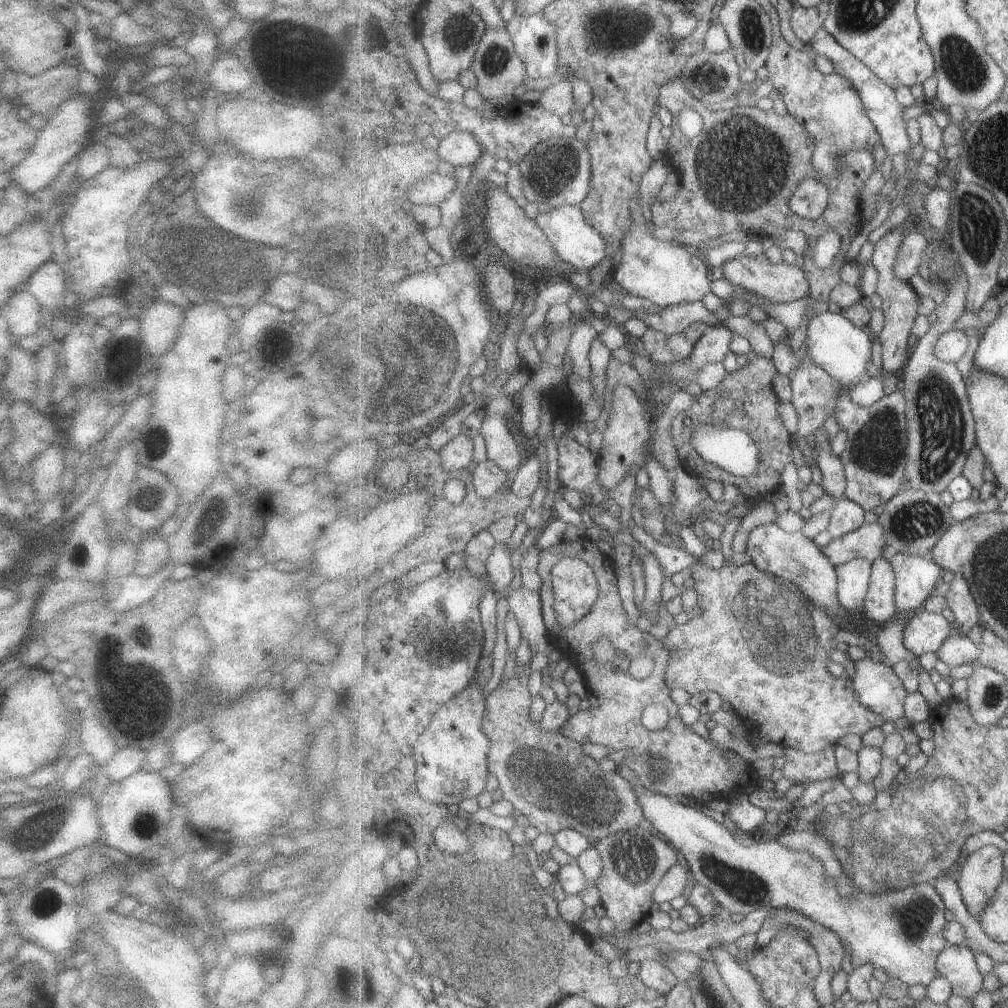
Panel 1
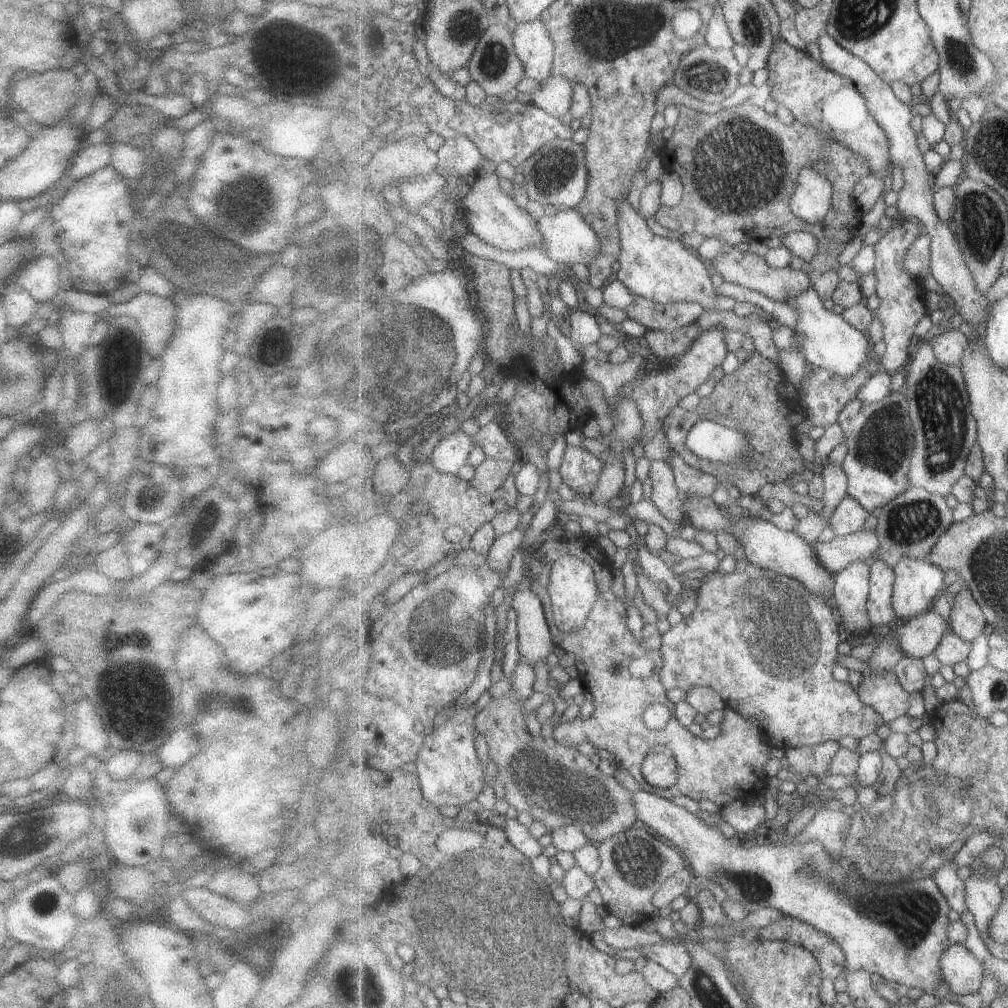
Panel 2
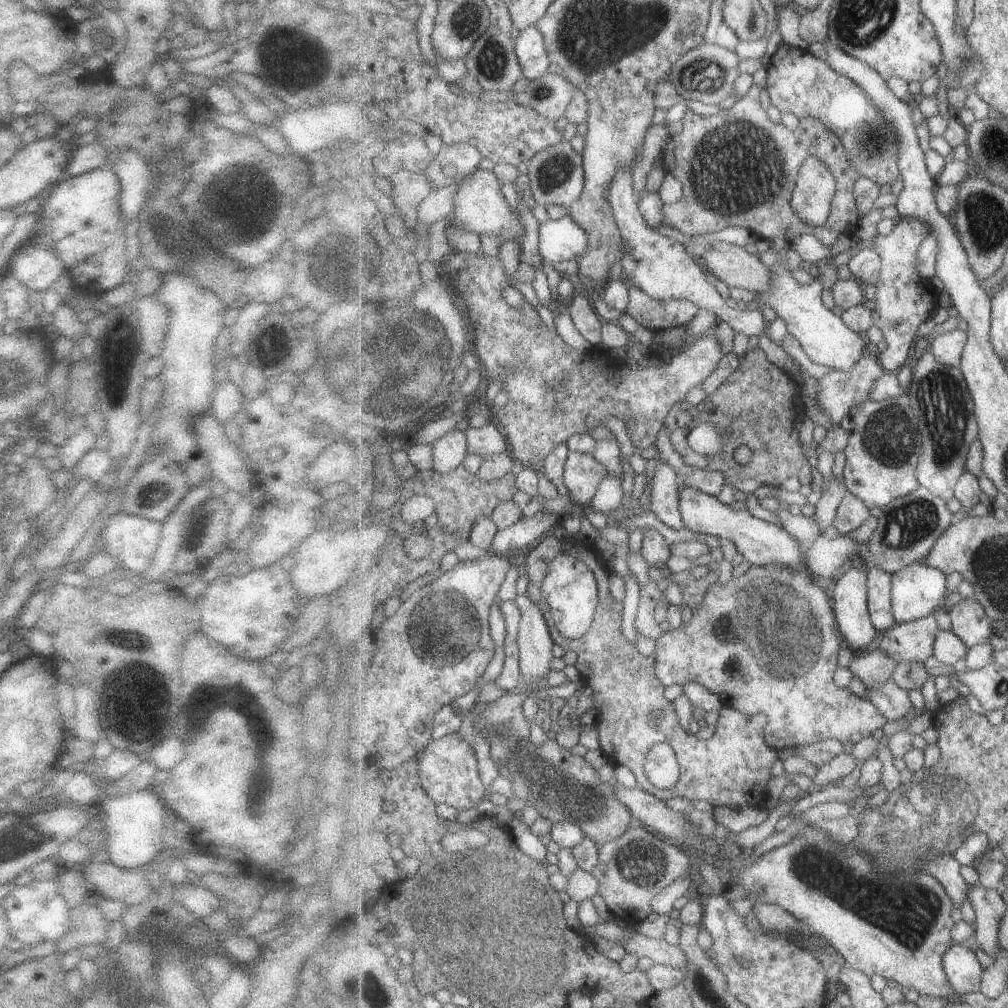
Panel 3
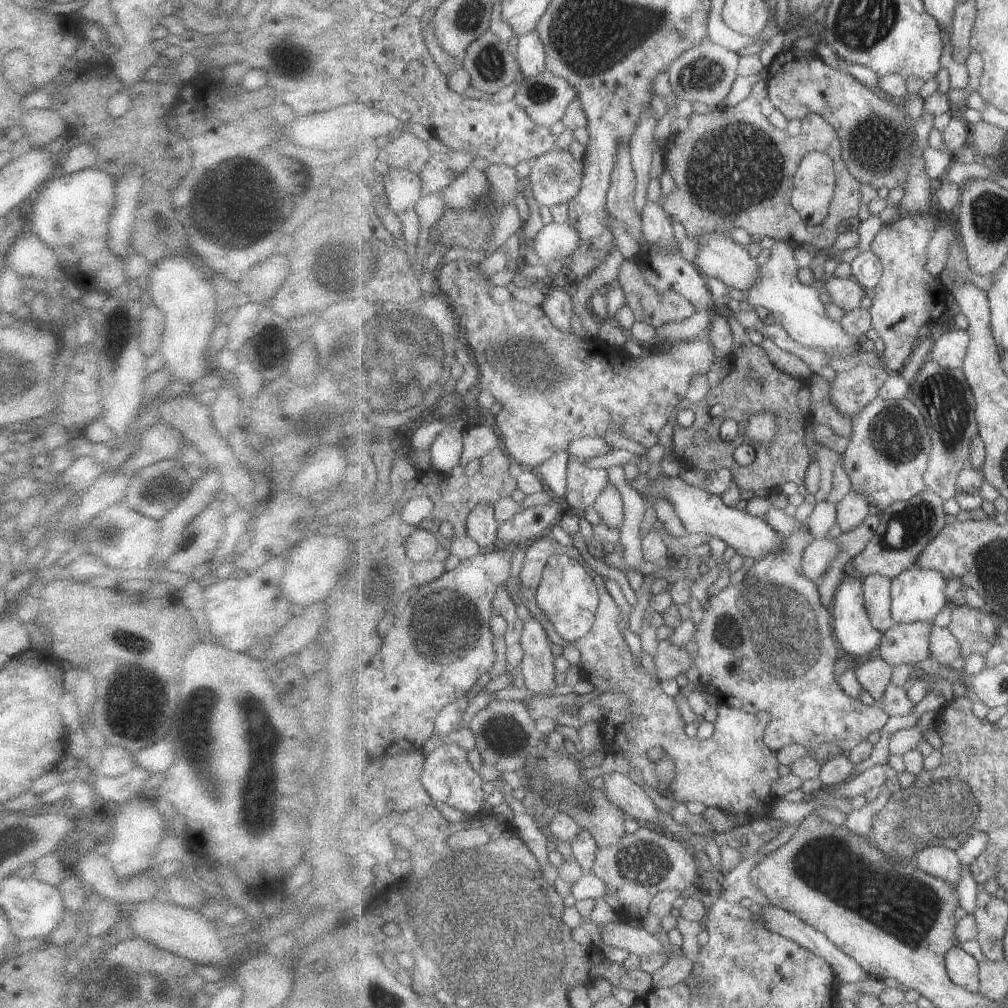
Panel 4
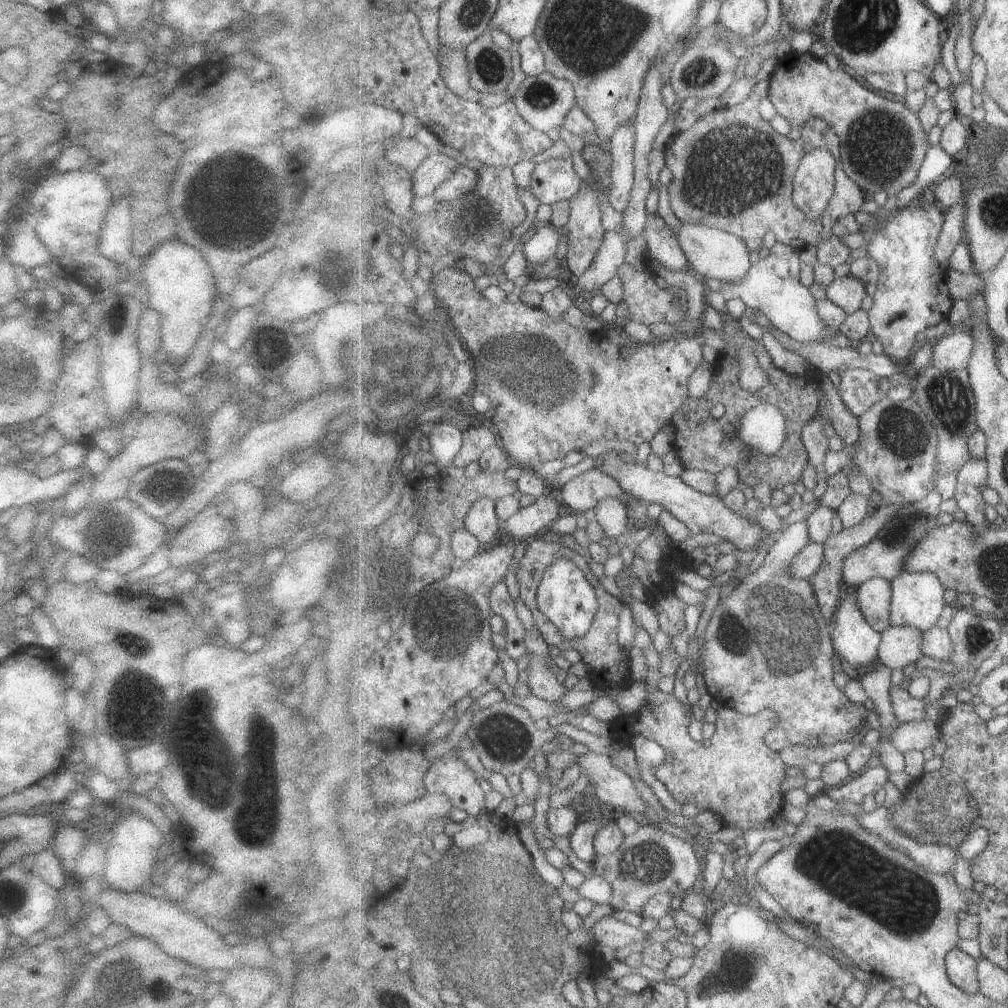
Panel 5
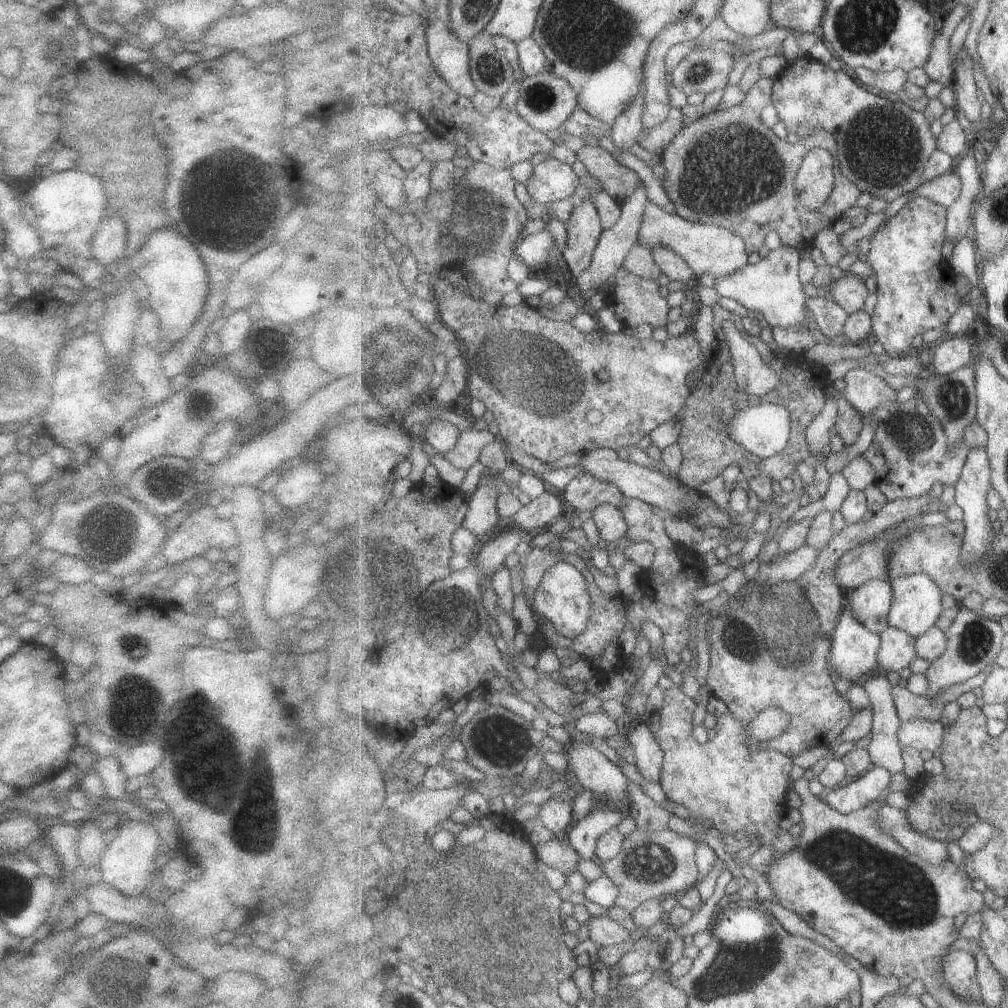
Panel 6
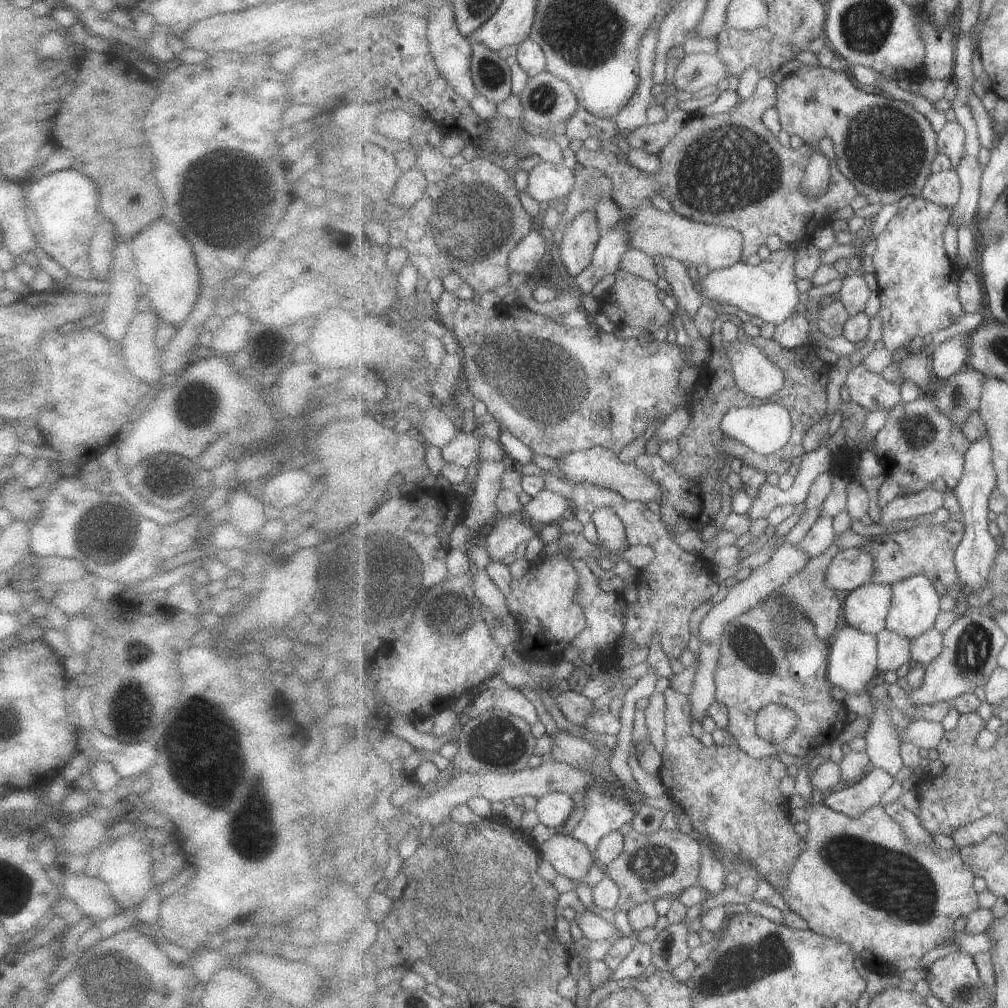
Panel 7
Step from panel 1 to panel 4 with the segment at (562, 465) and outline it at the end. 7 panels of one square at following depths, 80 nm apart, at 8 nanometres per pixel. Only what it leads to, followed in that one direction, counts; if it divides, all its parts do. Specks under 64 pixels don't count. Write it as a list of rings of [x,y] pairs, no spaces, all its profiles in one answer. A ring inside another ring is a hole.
[[[575,455],[570,457],[564,497],[570,506],[585,511],[593,508],[596,498],[610,483],[610,478],[608,469],[587,468],[583,462]]]

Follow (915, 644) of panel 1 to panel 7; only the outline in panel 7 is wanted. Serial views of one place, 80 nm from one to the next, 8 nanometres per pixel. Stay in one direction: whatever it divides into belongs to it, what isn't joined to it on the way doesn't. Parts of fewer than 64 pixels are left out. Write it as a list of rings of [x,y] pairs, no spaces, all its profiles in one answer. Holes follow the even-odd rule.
[[[889,628],[879,632],[878,644],[878,671],[887,673],[896,671],[906,662],[911,661],[911,638],[901,636]]]

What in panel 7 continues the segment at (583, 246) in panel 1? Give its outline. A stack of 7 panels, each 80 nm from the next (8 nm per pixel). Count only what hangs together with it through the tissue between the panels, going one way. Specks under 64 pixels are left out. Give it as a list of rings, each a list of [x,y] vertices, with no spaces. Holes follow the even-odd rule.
[[[533,229],[512,249],[508,260],[510,278],[513,275],[527,275],[531,279],[536,274],[535,266],[541,264],[541,258],[548,252],[553,240],[544,230]]]

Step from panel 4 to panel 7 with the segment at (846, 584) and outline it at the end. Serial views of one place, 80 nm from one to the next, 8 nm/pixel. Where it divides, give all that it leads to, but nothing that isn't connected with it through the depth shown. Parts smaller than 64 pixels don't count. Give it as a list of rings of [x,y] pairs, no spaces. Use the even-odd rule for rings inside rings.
[[[842,621],[840,628],[829,642],[828,678],[833,687],[837,686],[847,694],[867,692],[869,682],[878,672],[878,644],[876,635],[862,632]]]

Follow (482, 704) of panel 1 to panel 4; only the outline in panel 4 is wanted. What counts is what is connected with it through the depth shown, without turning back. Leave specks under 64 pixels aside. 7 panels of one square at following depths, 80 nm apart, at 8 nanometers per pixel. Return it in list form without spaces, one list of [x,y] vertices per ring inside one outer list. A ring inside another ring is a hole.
[[[456,741],[435,748],[426,756],[423,784],[433,800],[458,808],[473,817],[486,812],[486,794],[483,792],[481,776],[469,764],[467,750],[460,748]]]

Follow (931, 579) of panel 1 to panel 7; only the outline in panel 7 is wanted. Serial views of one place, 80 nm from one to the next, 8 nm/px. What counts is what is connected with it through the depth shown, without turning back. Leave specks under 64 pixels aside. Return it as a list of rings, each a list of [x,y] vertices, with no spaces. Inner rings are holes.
[[[927,576],[898,581],[892,585],[892,590],[892,608],[886,628],[911,638],[911,641],[934,628],[944,598]]]

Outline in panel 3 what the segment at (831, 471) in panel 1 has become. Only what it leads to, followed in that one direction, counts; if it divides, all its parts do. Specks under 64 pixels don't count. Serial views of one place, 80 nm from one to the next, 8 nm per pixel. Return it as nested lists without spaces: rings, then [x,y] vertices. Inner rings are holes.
[[[833,476],[829,481],[827,490],[815,505],[815,512],[812,516],[821,533],[834,526],[839,505],[847,493],[846,481],[840,481]]]

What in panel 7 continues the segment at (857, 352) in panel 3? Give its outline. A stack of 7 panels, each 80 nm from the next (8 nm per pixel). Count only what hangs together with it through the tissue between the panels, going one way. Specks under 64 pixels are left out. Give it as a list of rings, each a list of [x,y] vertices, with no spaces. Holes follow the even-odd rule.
[[[792,245],[772,252],[765,260],[757,266],[749,266],[745,262],[737,262],[735,266],[721,268],[721,270],[710,271],[701,279],[697,279],[699,290],[705,298],[721,305],[732,305],[746,312],[750,317],[759,317],[764,323],[782,324],[789,320],[793,314],[797,314],[795,306],[803,300],[803,294],[797,290],[797,276],[795,275],[795,264],[797,250]]]

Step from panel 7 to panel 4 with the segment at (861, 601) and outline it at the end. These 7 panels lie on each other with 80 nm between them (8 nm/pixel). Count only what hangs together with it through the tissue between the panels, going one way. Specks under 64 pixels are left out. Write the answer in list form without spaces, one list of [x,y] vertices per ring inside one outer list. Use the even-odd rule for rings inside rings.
[[[879,573],[864,579],[864,603],[873,626],[887,632],[896,626],[892,617],[892,579]]]

